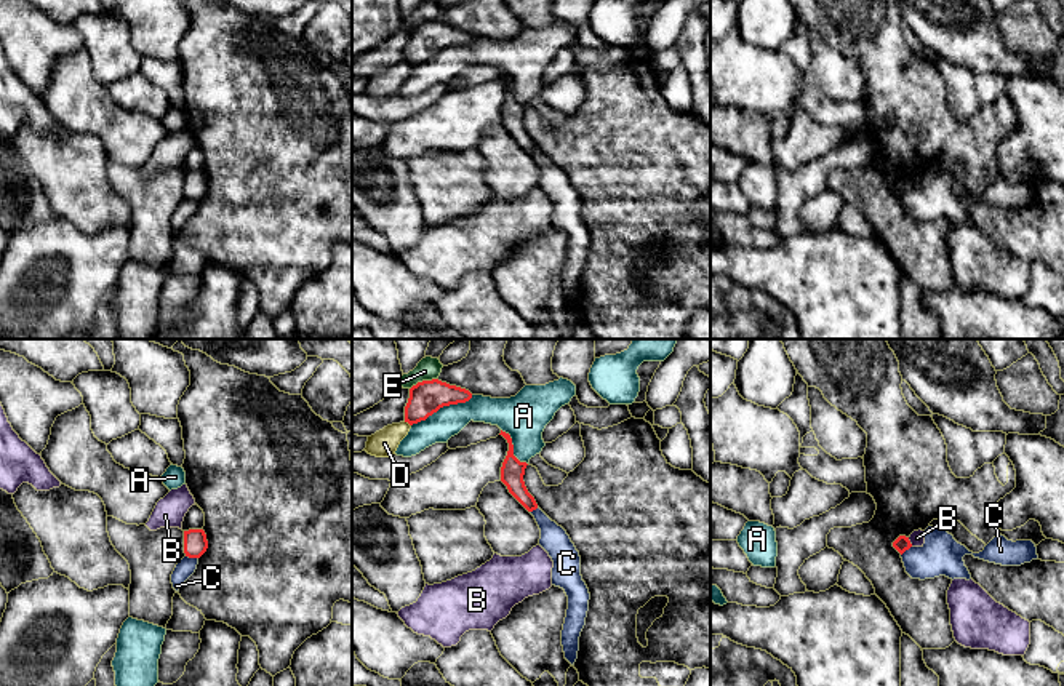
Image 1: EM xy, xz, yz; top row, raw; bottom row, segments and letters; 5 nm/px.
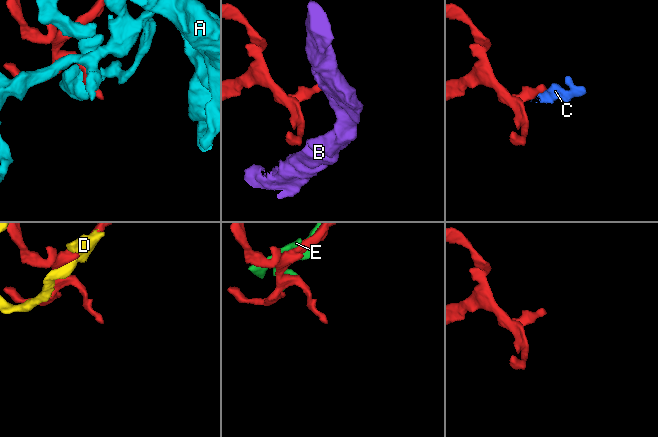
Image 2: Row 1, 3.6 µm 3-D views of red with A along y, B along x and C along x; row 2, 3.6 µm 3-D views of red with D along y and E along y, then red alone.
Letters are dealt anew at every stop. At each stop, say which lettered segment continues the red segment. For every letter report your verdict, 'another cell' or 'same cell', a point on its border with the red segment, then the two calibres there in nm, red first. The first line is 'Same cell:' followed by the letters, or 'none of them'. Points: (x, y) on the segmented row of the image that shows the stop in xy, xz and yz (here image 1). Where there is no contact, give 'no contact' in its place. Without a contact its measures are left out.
Same cell: none of them
A: another cell; meets red in xz at (442, 406); 170 nm thick on the red side, 160 nm on the other
B: another cell; meets red in yz at (909, 542); 80 nm thick on the red side, 80 nm on the other
C: another cell; meets red in xy at (192, 557); 120 nm thick on the red side, 90 nm on the other
D: another cell; meets red in xz at (407, 421); 170 nm thick on the red side, 140 nm on the other
E: another cell; meets red in xz at (423, 381); 170 nm thick on the red side, 120 nm on the other

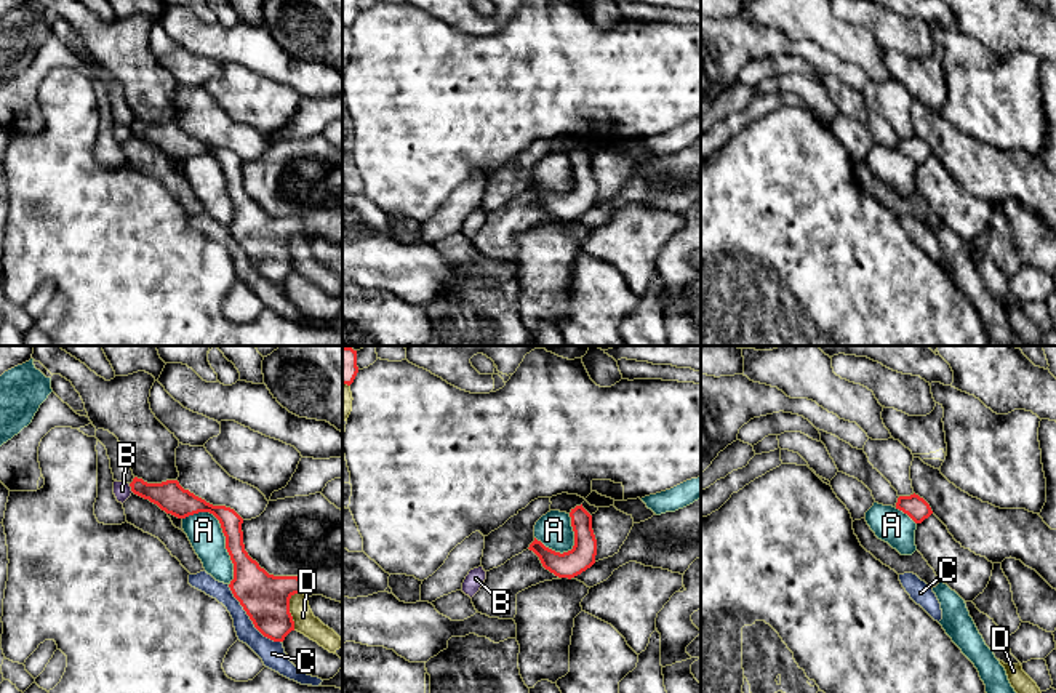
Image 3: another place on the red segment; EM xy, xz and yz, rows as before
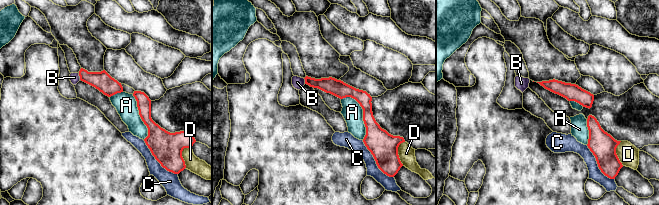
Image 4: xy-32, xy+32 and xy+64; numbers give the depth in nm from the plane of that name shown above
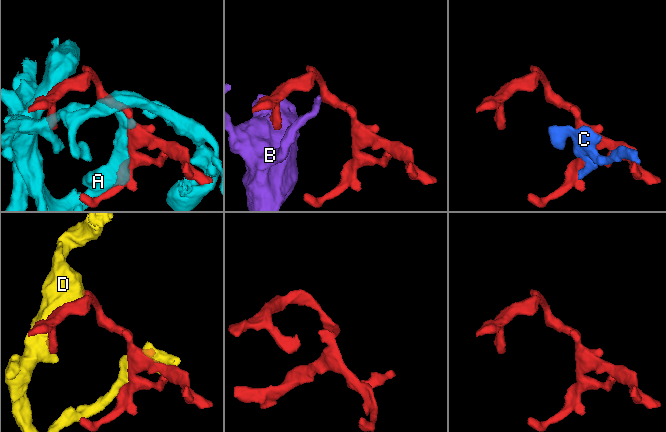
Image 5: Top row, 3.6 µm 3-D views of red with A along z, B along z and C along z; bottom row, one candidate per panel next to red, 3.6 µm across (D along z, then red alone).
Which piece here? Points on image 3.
Same cell: none of them
A: another cell; meets red in xy at (224, 535); 160 nm thick on the red side, 180 nm on the other
B: another cell; meets red in xy at (132, 488); 160 nm thick on the red side, 90 nm on the other
C: another cell; meets red in xy at (250, 618); 240 nm thick on the red side, 130 nm on the other
D: another cell; meets red in xy at (288, 608); 240 nm thick on the red side, 110 nm on the other

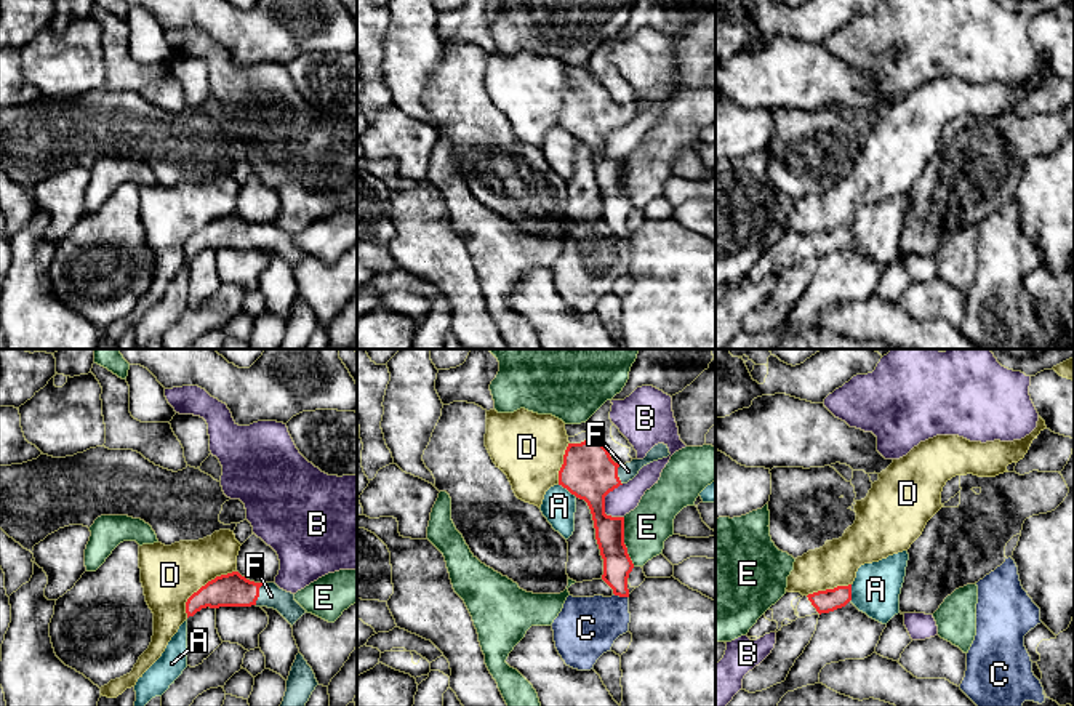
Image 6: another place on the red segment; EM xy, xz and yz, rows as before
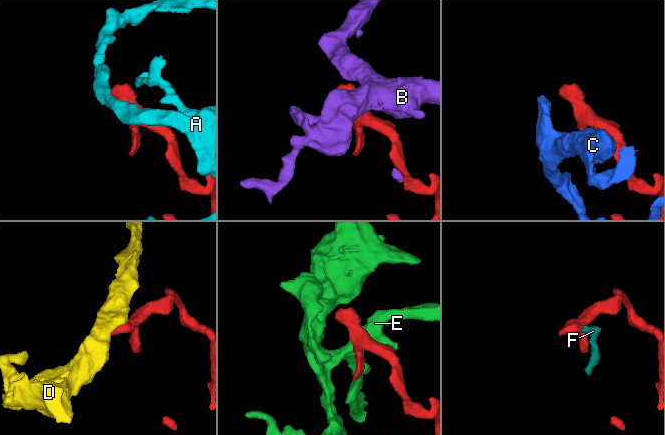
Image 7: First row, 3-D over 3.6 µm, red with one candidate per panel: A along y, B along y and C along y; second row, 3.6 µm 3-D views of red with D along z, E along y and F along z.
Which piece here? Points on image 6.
Same cell: F
A: another cell; meets red in xz at (567, 489); 260 nm thick on the red side, 170 nm on the other
B: another cell; meets red in xz at (604, 498); 260 nm thick on the red side, 140 nm on the other
C: another cell; meets red in xz at (621, 596); 140 nm thick on the red side, 320 nm on the other
D: another cell; meets red in xy at (202, 586); 170 nm thick on the red side, 300 nm on the other
E: another cell; meets red in xz at (623, 541); 140 nm thick on the red side, 220 nm on the other
F: same cell; meets red in xy at (258, 594); 170 nm thick on the red side, 120 nm on the other

